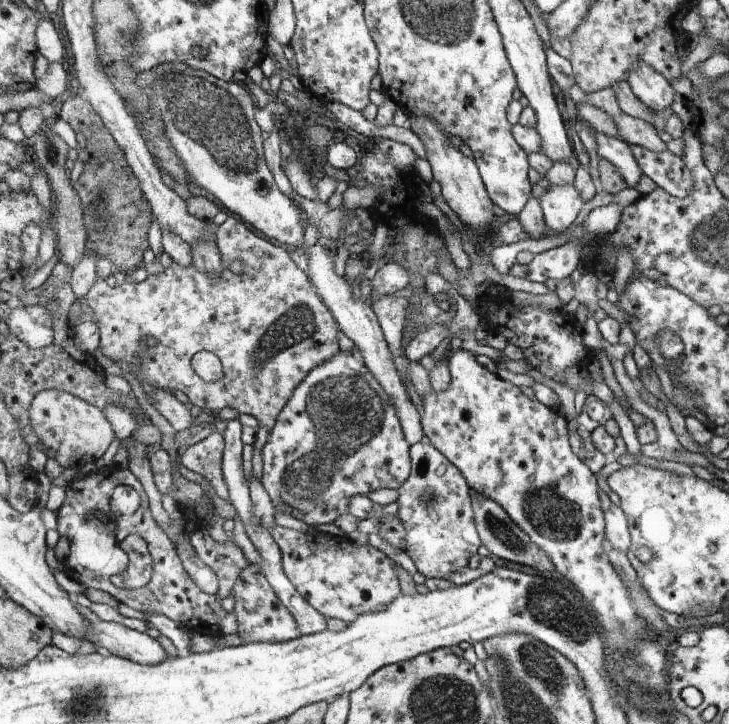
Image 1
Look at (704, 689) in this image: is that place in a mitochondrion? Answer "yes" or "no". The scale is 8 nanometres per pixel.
no

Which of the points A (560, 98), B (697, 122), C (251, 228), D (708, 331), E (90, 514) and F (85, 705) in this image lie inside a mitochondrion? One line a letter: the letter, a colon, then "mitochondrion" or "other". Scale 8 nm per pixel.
A: other
B: other
C: other
D: other
E: mitochondrion
F: mitochondrion

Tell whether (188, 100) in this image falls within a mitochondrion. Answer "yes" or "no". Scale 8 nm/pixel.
yes

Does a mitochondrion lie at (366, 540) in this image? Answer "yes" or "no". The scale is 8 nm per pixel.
no

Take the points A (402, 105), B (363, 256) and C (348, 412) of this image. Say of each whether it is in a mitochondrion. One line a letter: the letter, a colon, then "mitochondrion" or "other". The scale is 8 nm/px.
A: other
B: other
C: mitochondrion

